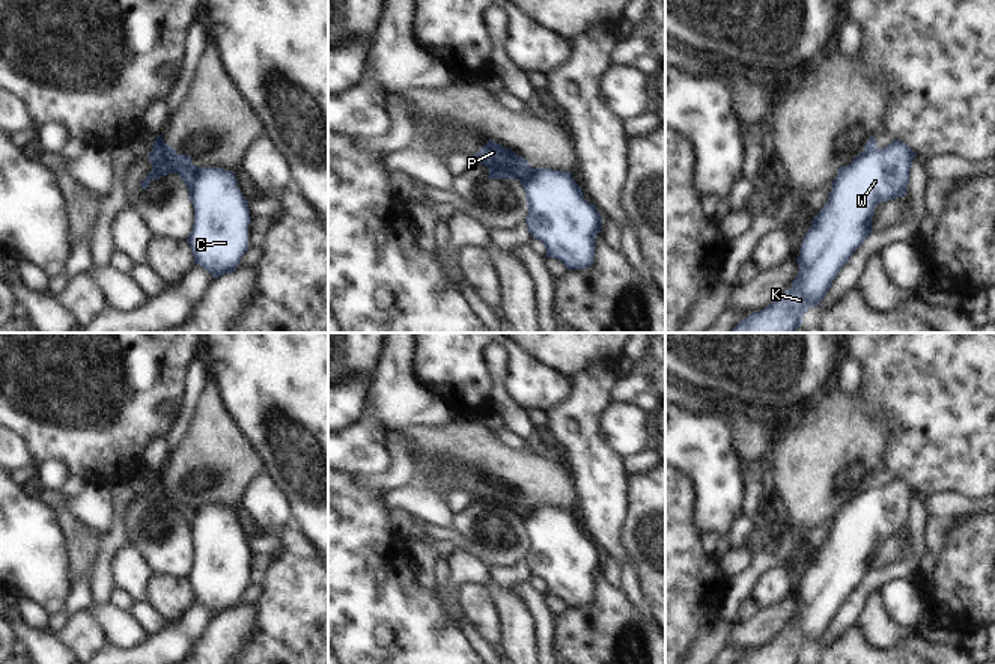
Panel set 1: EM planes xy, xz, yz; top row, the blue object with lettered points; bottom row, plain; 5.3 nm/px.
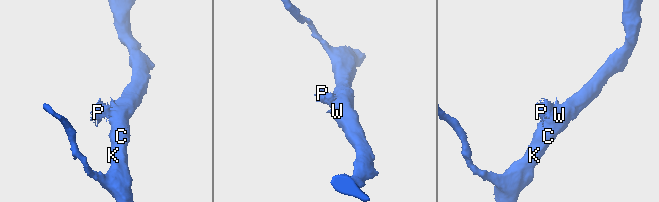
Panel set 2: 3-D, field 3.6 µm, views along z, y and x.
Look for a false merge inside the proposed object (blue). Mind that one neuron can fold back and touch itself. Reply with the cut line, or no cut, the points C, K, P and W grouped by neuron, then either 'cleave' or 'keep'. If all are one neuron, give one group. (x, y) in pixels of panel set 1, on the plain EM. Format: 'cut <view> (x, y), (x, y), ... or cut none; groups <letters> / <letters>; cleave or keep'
cut xy (205, 505), (194, 514), (190, 538); groups C K W / P; cleave

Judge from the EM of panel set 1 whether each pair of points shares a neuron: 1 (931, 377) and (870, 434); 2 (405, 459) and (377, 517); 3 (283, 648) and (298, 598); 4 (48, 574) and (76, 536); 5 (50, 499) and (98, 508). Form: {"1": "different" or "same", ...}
{"1": "different", "2": "same", "3": "same", "4": "different", "5": "same"}

